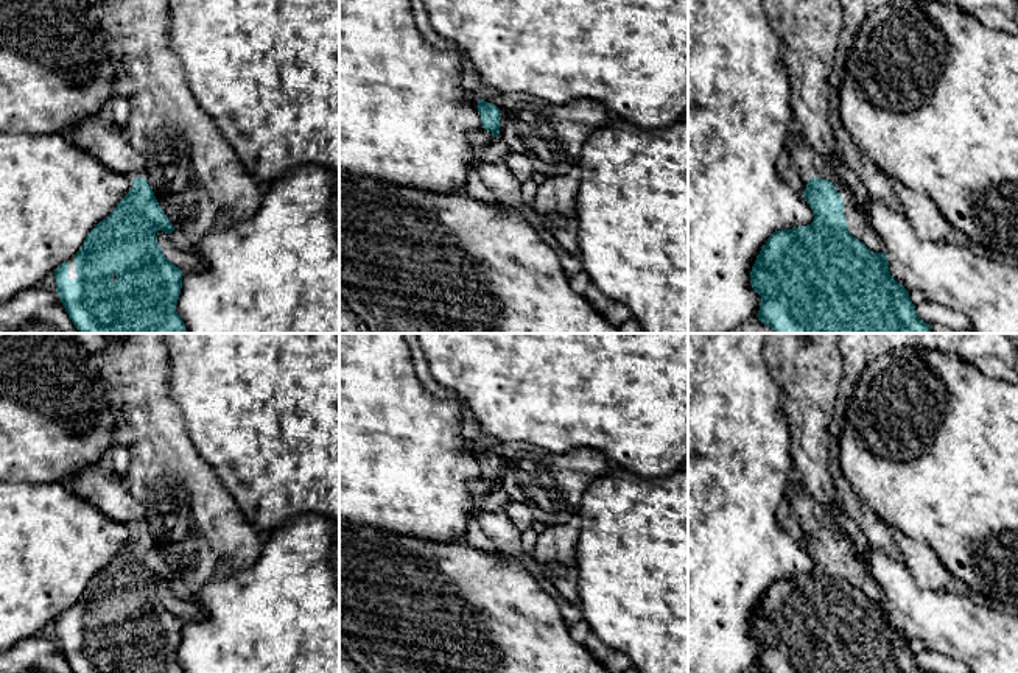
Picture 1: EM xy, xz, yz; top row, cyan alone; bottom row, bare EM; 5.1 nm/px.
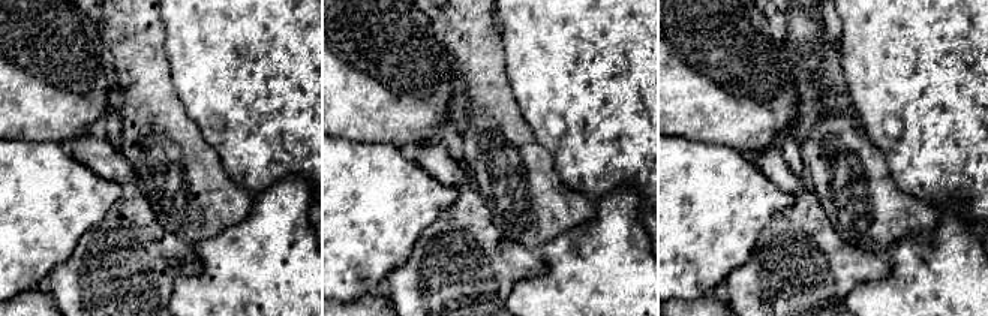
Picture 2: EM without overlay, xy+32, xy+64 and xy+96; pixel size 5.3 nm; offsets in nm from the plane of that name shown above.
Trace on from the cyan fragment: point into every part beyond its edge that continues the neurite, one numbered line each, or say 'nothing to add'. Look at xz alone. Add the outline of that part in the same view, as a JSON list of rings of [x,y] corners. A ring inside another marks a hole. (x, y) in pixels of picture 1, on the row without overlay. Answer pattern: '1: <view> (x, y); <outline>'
1: xz (478, 486); [[[478,477],[467,484],[467,491],[476,499],[493,488],[493,483],[486,480],[484,477]]]

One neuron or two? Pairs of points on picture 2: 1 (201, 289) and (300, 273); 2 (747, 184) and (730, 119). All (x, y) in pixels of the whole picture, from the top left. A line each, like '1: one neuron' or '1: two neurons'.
1: one neuron
2: two neurons

